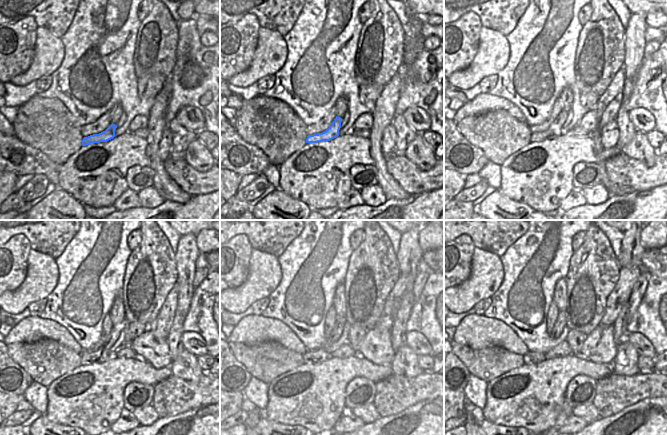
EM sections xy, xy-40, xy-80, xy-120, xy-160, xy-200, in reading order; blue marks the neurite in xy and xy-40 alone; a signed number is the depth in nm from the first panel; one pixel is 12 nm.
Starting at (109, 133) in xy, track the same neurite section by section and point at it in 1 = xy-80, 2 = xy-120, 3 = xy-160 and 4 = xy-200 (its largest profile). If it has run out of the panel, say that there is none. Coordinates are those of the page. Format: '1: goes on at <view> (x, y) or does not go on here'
1: goes on at xy-80 (556, 129)
2: goes on at xy-120 (107, 355)
3: goes on at xy-160 (340, 324)
4: goes on at xy-200 (560, 324)

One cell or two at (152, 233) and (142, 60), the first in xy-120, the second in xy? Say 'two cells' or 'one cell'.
one cell

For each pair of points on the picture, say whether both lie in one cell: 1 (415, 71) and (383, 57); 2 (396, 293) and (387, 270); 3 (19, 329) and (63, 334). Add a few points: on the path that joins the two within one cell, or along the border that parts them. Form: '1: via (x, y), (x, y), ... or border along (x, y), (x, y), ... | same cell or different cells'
1: border along (402, 61), (396, 72) | different cells
2: border along (401, 274), (387, 296), (383, 307) | different cells
3: via (30, 329), (52, 330) | same cell

